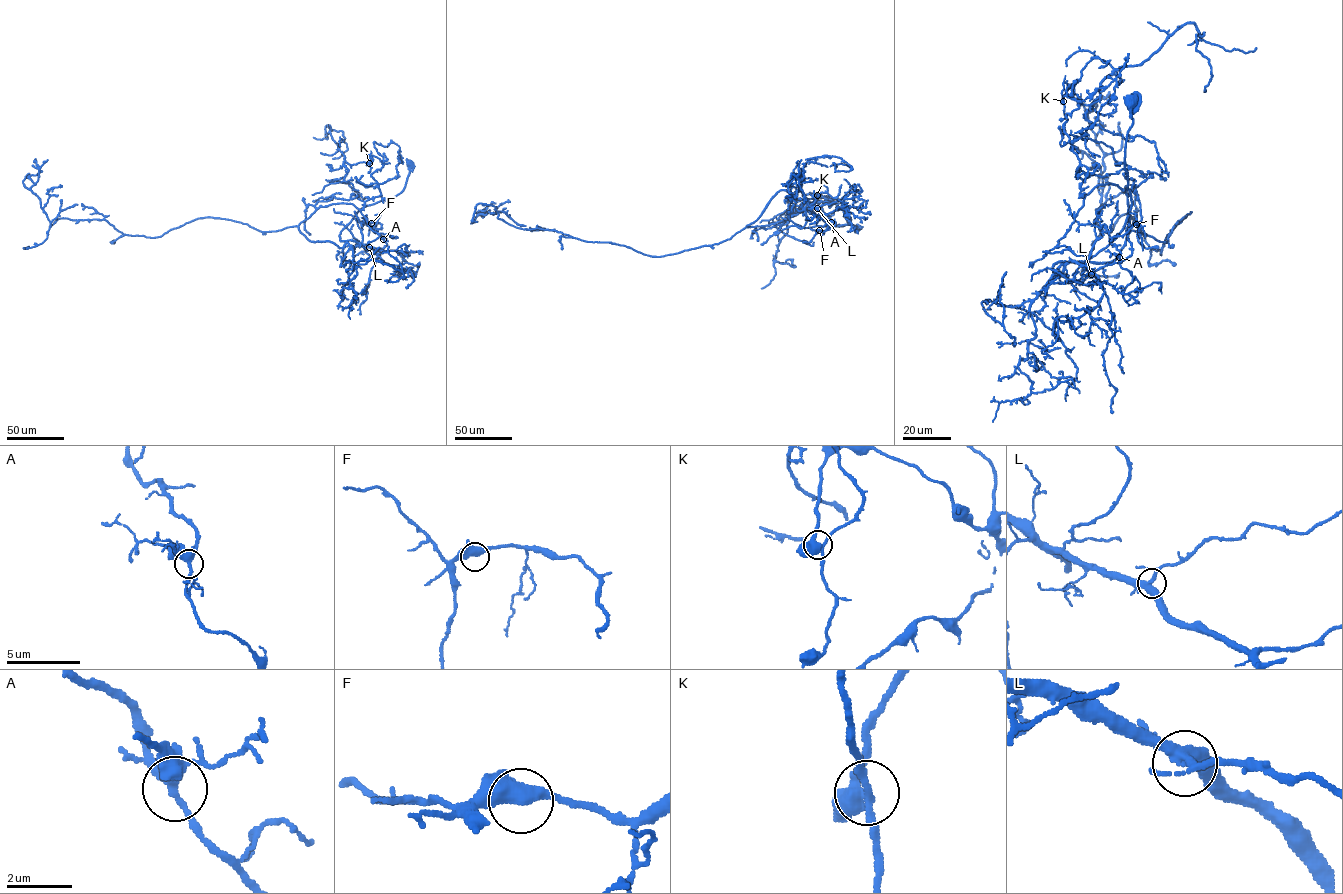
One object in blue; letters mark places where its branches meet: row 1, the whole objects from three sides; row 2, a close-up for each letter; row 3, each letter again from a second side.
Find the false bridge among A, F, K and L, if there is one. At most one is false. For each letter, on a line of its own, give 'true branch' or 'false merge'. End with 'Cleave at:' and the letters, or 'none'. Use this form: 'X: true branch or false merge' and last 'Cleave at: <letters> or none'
A: true branch
F: true branch
K: false merge
L: true branch
Cleave at: K

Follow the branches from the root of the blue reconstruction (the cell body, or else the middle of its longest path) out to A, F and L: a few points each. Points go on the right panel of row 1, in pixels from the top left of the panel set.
A: (1129, 101), (1129, 214), (1101, 250), (1071, 260), (1086, 263), (1104, 225), (1119, 257)
F: (1129, 101), (1129, 214), (1101, 250), (1071, 260), (1086, 263), (1104, 225), (1112, 237), (1136, 224)
L: (1129, 101), (1132, 123), (1124, 169), (1131, 209), (1124, 228), (1108, 245), (1083, 261), (1071, 260), (1091, 274)

